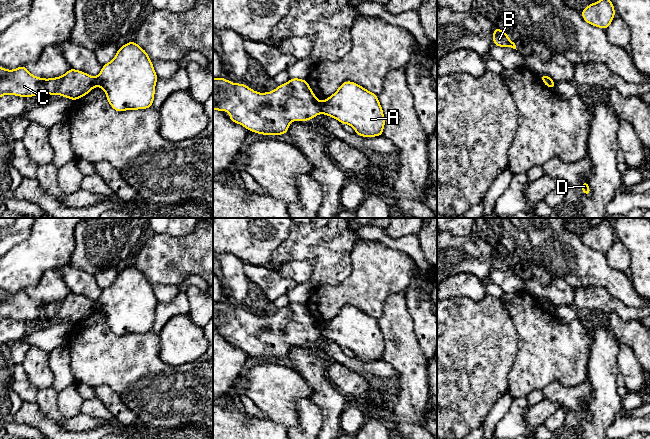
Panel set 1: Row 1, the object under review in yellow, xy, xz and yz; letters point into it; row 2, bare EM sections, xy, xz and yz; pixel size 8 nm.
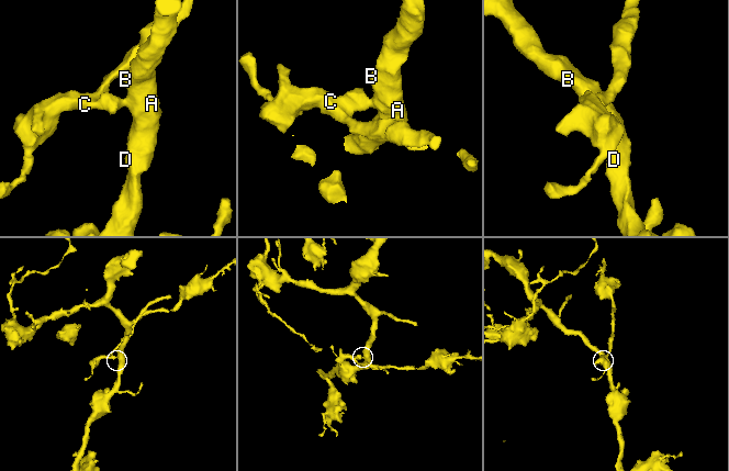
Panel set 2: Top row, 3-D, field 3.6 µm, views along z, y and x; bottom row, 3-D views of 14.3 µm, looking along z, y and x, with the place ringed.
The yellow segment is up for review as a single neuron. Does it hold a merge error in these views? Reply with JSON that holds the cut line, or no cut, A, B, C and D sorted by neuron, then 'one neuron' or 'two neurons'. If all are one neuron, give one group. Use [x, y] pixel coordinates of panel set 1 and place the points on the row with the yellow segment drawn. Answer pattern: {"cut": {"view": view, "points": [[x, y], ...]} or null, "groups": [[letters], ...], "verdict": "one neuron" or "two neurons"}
{"cut": {"view": "xz", "points": [[320, 102], [320, 110], [322, 112]]}, "groups": [["A", "B", "D"], ["C"]], "verdict": "two neurons"}

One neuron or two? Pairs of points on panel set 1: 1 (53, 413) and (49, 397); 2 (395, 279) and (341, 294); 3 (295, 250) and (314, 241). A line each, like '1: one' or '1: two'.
1: one
2: one
3: one

